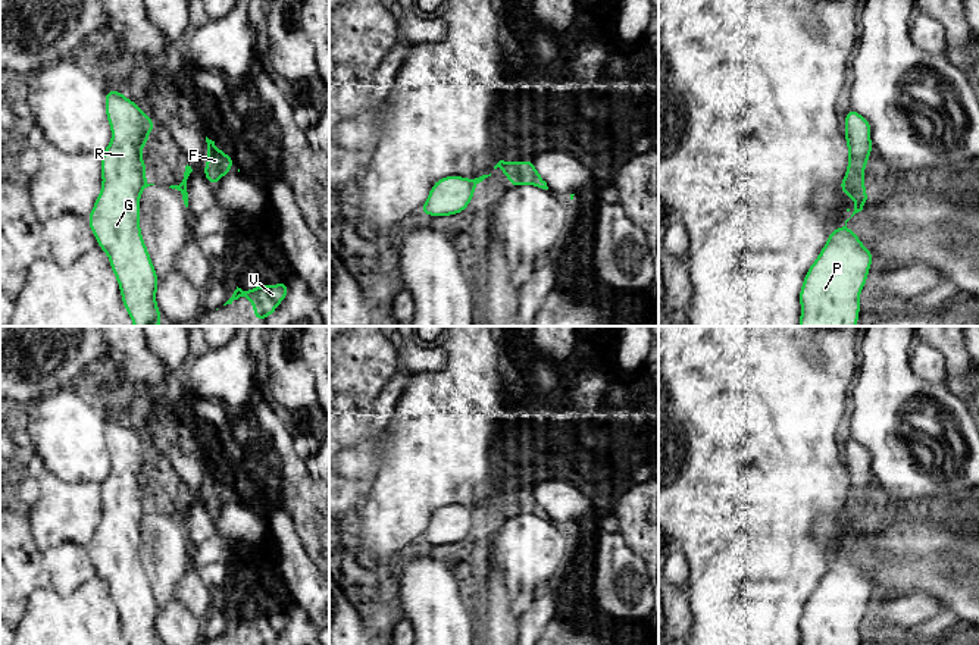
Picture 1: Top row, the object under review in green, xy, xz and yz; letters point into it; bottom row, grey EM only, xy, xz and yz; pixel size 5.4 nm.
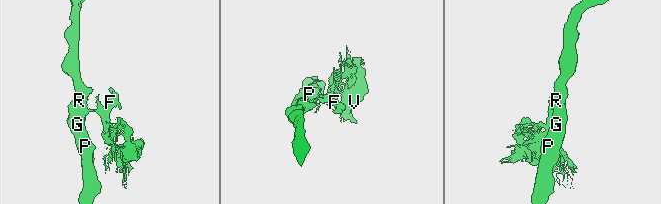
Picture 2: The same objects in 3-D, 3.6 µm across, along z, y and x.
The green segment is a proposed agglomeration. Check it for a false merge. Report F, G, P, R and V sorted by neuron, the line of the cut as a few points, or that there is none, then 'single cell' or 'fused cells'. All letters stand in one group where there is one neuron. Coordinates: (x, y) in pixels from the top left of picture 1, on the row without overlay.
F V / G P R; cut in yz along (845, 503), (848, 519), (866, 531); fused cells

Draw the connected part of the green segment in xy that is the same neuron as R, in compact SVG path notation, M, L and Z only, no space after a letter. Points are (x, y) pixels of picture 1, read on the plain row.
M106 420L106 447L112 457L112 470L101 485L101 522L88 544L90 558L100 577L109 585L118 608L123 636L129 645L160 645L156 632L159 607L140 558L140 497L143 470L153 461L154 451L121 420Z

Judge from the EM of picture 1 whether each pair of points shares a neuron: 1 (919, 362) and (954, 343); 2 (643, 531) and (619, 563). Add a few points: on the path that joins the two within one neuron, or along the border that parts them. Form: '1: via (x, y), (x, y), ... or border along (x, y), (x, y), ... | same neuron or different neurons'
1: border along (922, 341), (932, 346), (942, 356), (945, 379) | different neurons
2: border along (618, 532), (643, 560) | different neurons

